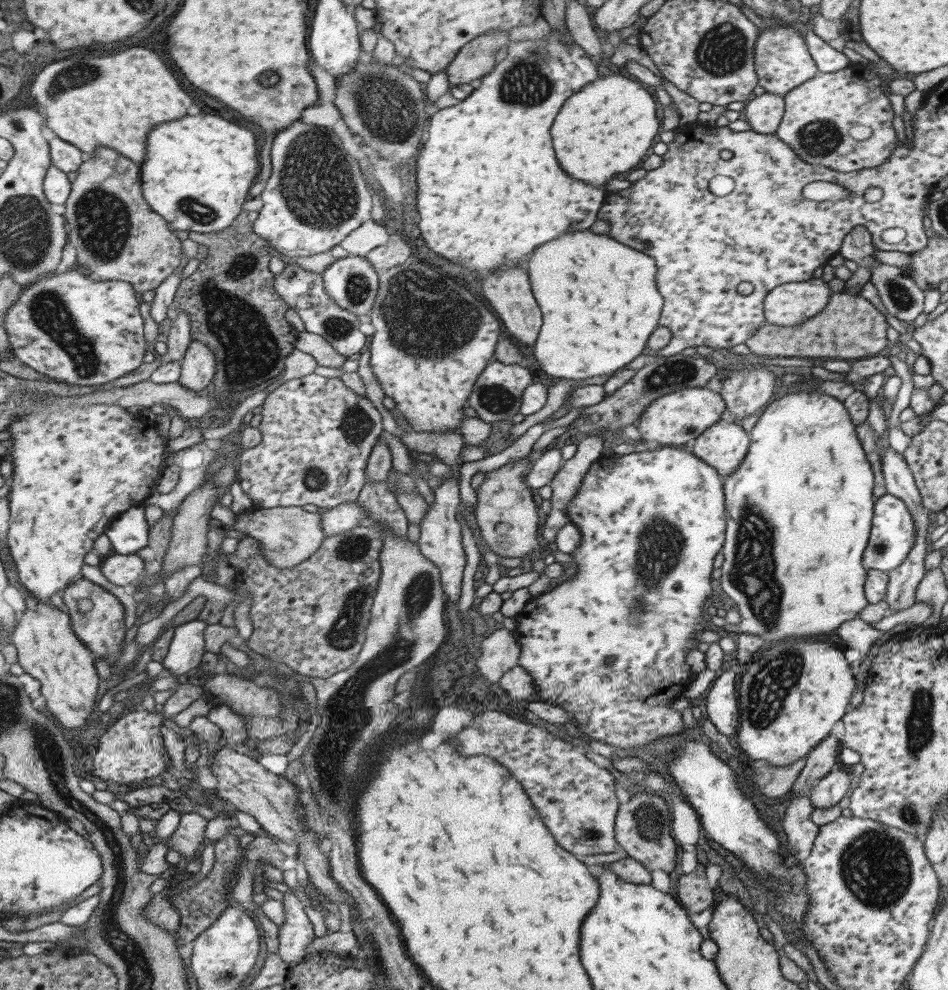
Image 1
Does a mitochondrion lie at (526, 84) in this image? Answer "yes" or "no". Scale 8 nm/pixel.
yes

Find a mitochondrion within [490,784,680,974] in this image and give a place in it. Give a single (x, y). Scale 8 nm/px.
(650, 822)

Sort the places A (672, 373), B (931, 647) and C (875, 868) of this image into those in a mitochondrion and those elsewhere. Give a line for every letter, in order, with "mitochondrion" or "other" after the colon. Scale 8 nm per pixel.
A: mitochondrion
B: other
C: mitochondrion

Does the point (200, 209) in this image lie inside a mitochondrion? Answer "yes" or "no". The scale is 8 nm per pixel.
yes

